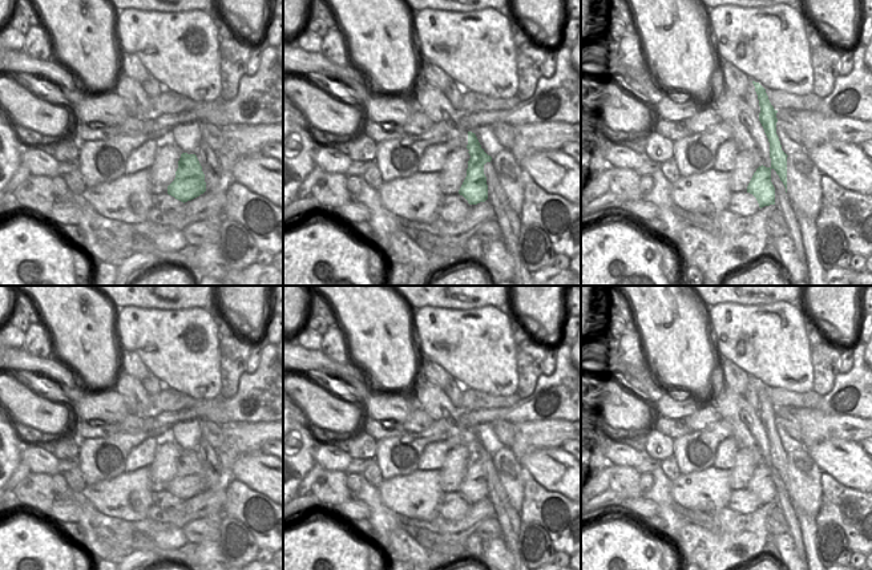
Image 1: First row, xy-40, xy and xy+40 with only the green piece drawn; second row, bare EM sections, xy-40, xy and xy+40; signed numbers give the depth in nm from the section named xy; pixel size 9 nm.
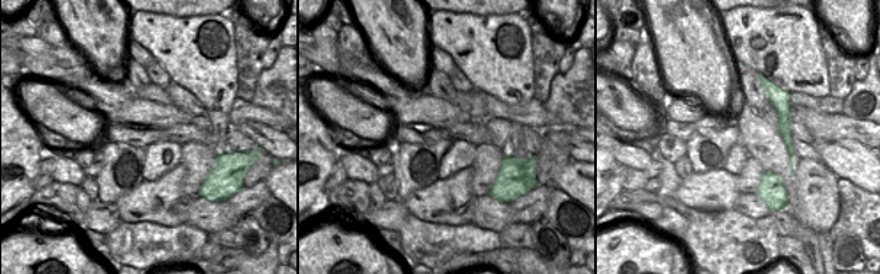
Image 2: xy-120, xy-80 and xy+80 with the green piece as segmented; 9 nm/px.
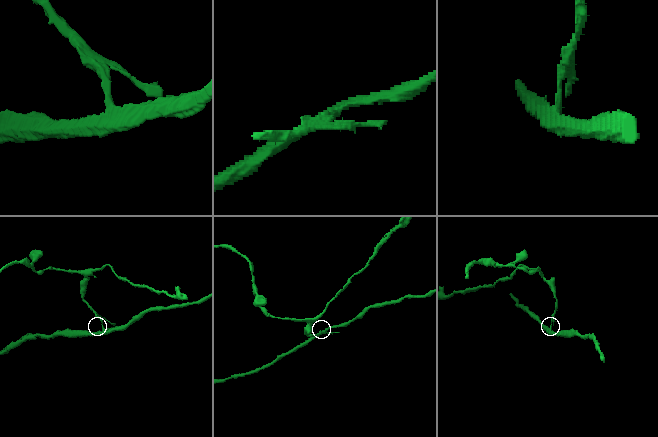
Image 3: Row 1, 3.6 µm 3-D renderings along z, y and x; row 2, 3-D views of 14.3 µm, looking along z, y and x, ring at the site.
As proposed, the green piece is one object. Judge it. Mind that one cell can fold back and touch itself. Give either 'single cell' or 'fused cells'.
fused cells

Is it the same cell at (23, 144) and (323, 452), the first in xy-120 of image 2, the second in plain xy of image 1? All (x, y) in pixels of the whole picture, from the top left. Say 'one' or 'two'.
two

